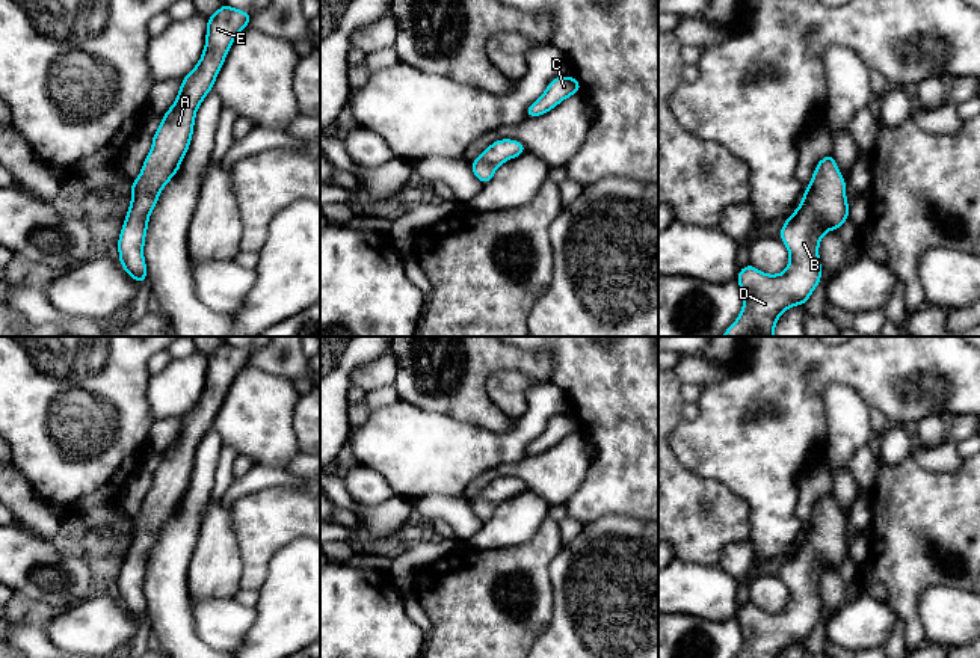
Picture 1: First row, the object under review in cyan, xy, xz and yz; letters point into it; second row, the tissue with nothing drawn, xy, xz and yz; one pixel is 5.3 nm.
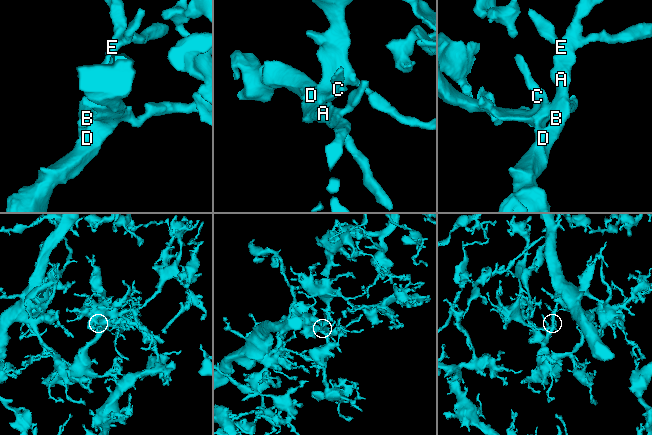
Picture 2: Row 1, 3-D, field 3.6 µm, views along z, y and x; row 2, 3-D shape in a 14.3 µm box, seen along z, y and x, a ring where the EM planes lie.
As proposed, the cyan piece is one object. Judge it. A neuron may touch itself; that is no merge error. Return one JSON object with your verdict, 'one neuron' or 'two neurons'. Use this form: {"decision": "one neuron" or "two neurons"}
{"decision": "one neuron"}

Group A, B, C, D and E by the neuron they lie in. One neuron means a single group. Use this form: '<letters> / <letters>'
A B C D E

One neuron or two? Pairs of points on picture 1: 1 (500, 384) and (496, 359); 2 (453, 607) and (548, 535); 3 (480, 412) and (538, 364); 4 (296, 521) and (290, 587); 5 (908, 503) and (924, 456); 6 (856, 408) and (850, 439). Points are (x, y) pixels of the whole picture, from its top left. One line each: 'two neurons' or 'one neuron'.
1: two neurons
2: one neuron
3: one neuron
4: two neurons
5: two neurons
6: one neuron

